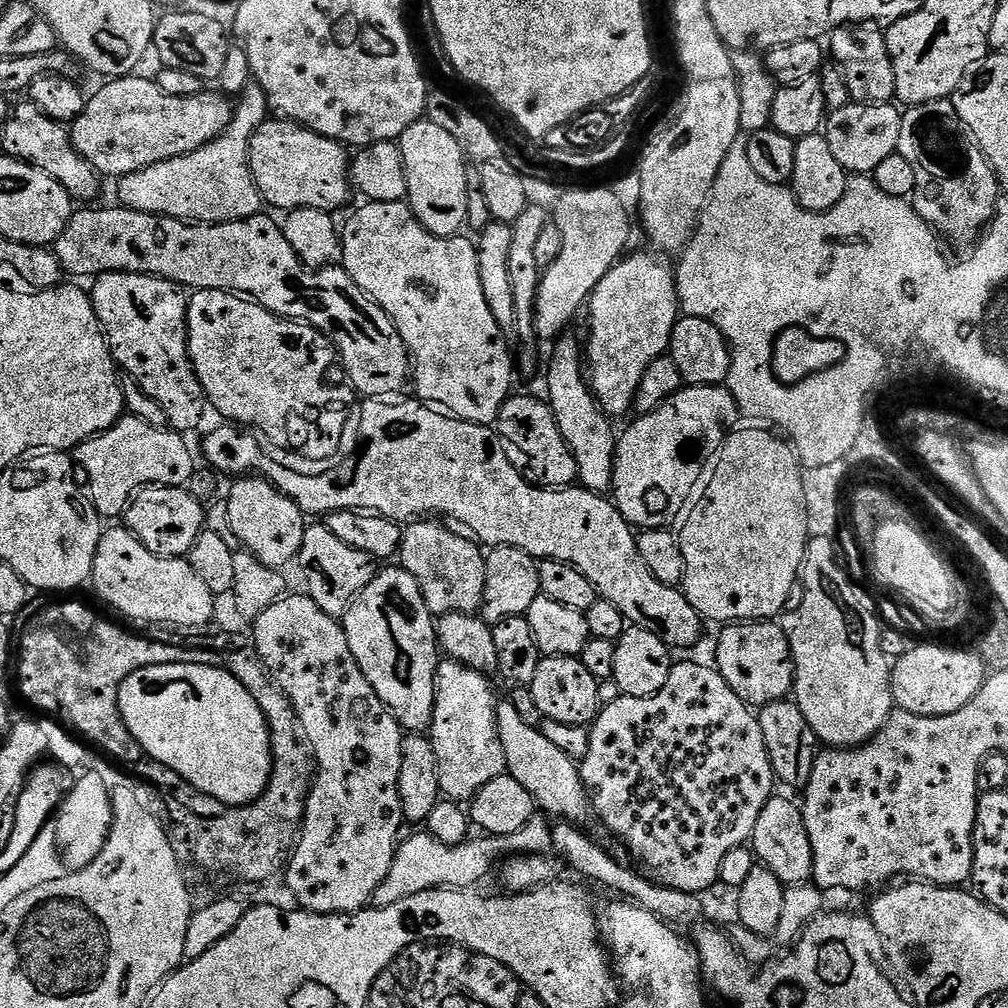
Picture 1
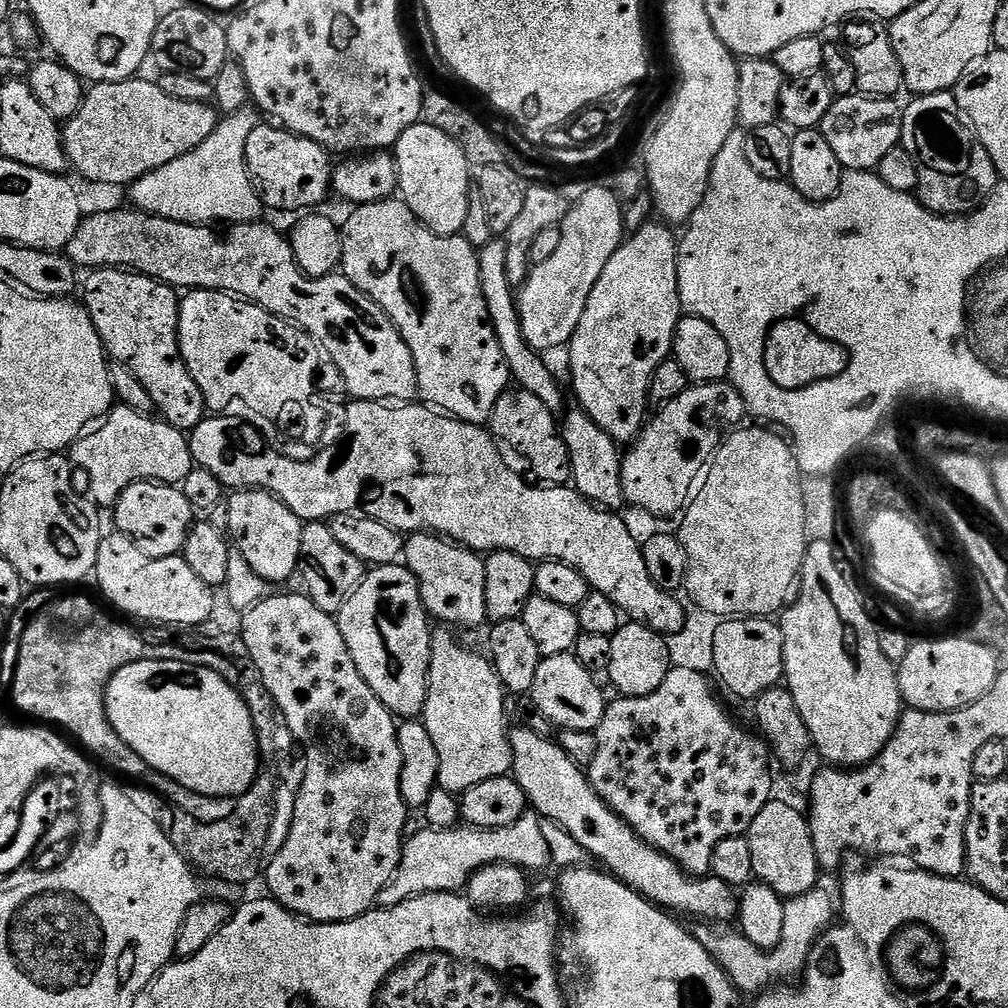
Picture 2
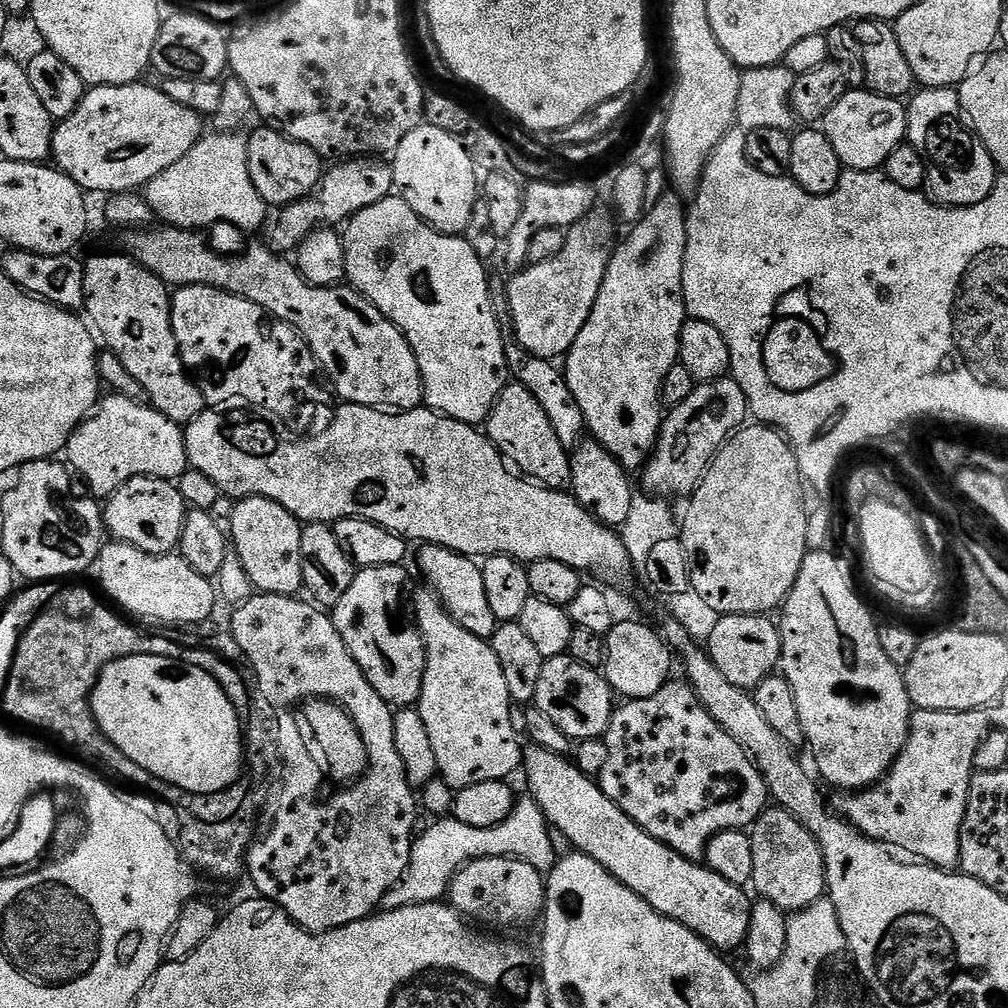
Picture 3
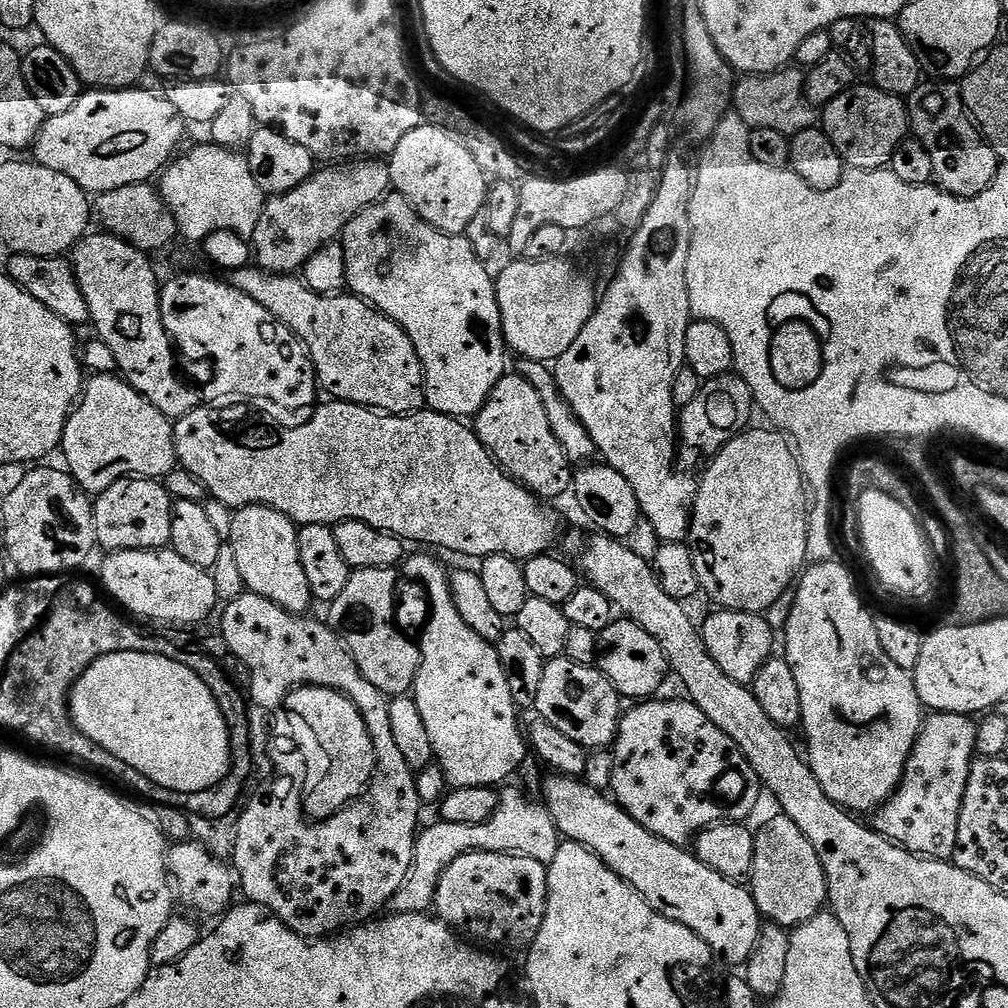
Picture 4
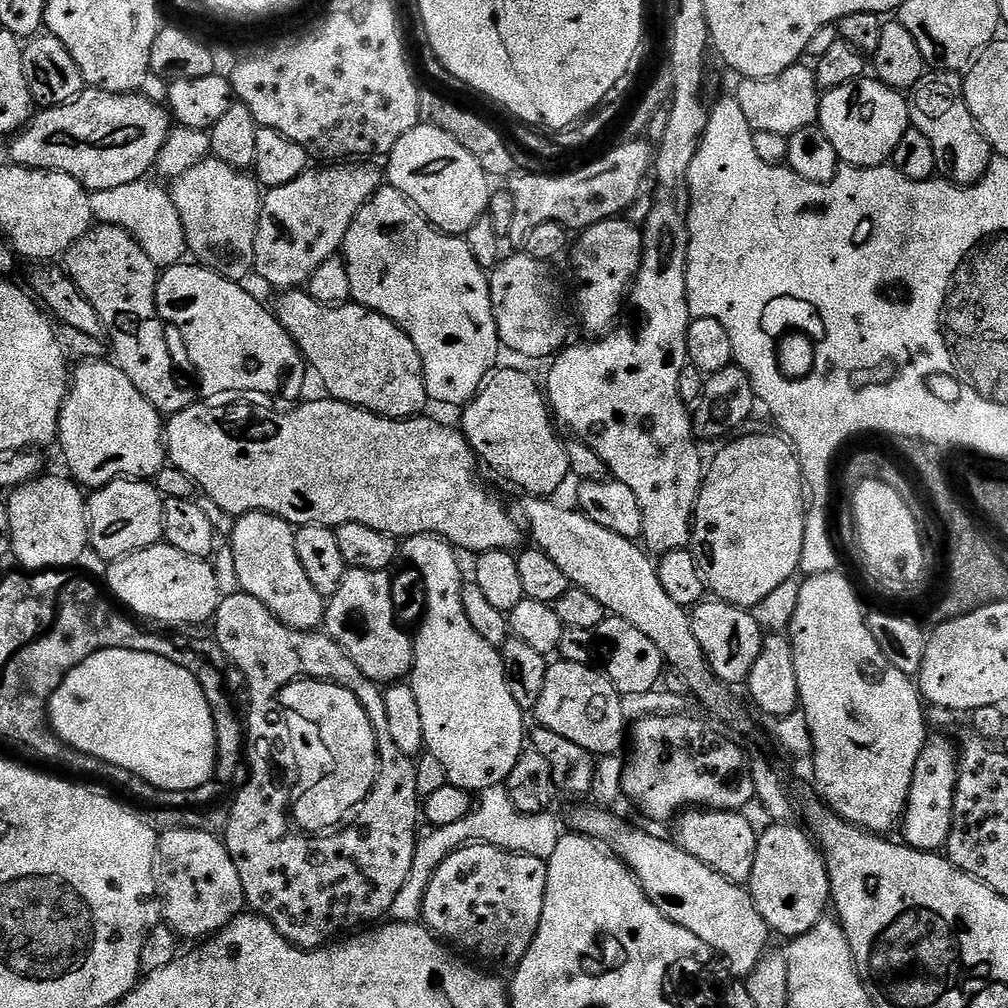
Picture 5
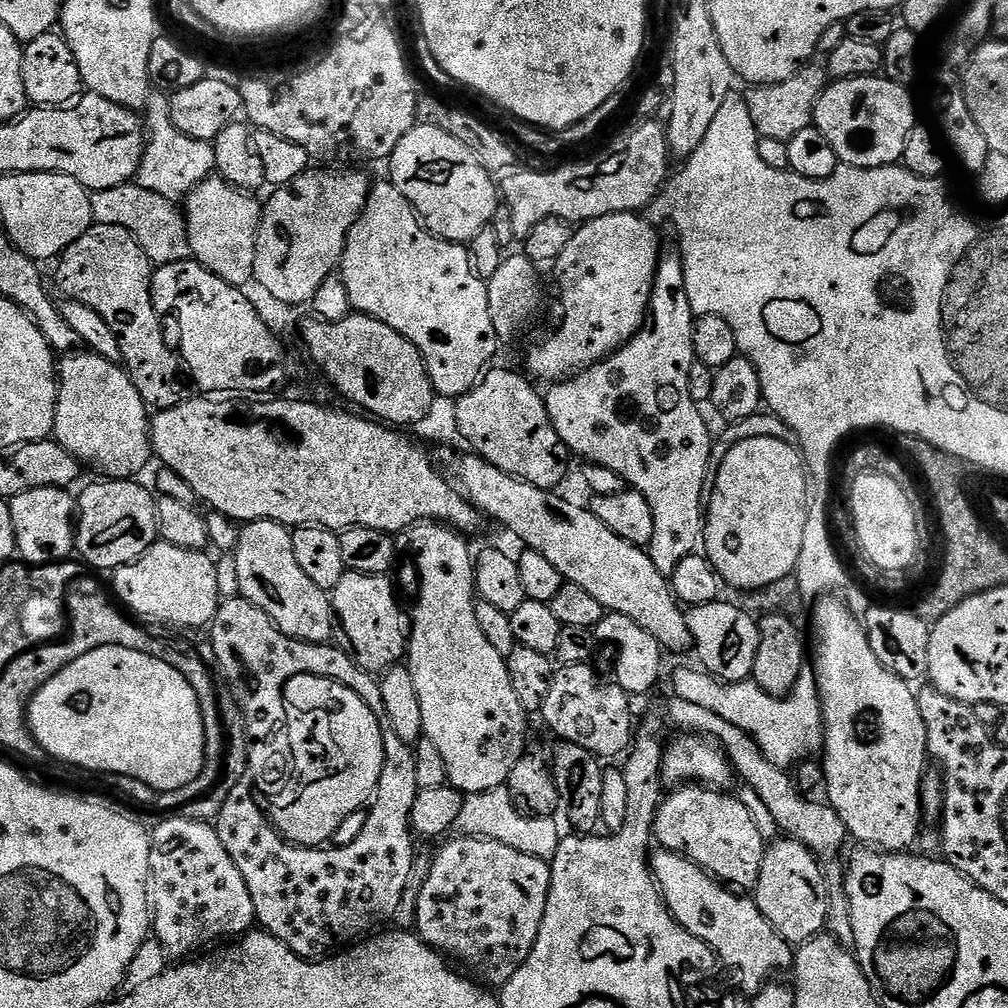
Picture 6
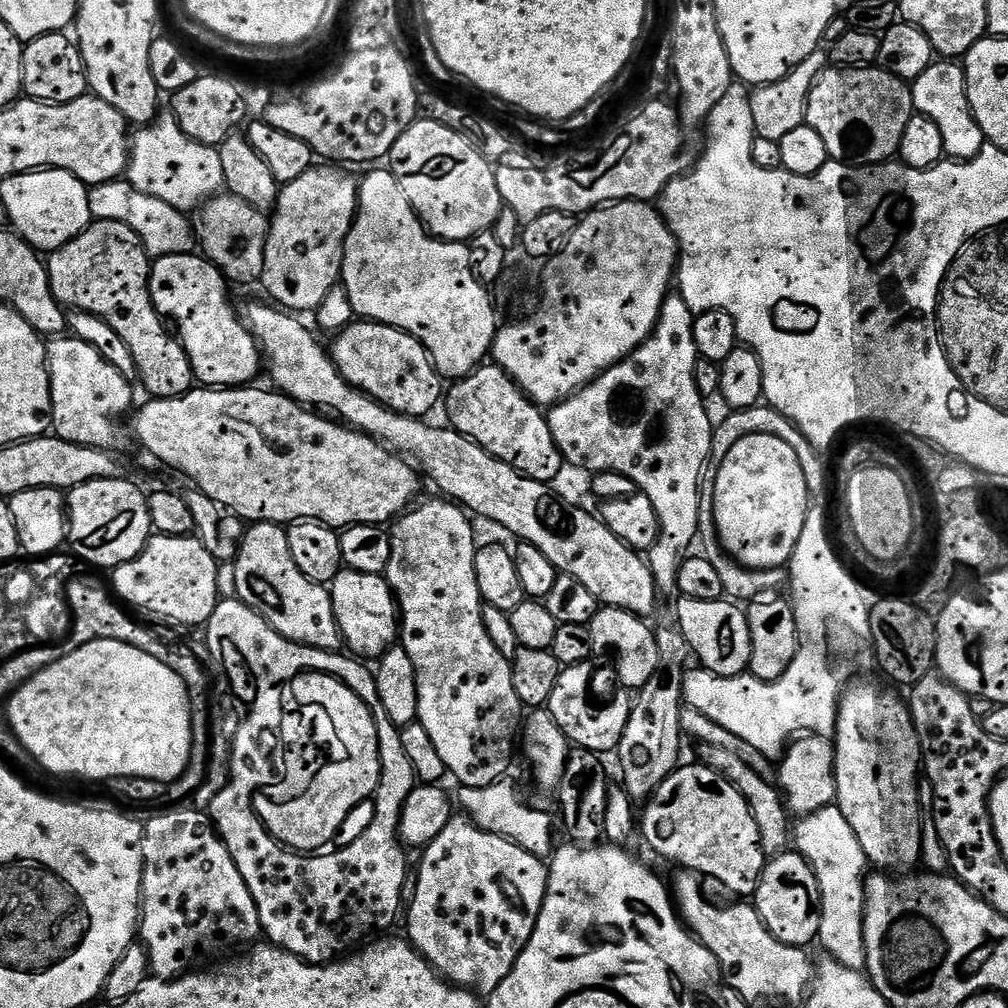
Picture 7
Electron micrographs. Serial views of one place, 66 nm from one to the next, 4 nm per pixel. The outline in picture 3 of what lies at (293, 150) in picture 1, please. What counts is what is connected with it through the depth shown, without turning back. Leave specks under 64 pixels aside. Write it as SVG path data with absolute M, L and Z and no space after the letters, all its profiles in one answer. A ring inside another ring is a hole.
M264 127L268 128L260 128L248 136L248 165L254 190L258 190L258 194L268 206L283 206L308 199L324 179L325 161L317 152L310 150L310 146L291 140L275 127Z

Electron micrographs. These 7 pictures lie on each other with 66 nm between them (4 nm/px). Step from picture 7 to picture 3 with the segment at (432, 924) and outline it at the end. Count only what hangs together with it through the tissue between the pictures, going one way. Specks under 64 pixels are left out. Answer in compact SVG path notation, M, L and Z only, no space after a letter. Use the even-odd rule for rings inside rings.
M482 858L471 860L457 872L448 887L447 899L461 917L469 921L477 920L472 921L477 925L524 928L535 920L537 923L538 917L543 913L545 891L545 877L538 870L534 870L534 866L510 858Z

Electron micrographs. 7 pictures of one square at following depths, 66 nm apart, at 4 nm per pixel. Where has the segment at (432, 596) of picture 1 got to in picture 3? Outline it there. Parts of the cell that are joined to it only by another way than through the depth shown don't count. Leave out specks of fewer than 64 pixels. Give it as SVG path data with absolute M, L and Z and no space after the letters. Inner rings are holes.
M425 544L419 550L420 572L428 579L427 587L435 592L450 618L454 618L454 622L458 622L462 630L470 630L470 634L491 641L498 621L494 618L494 610L490 610L490 602L482 586L481 565L473 557L458 554L441 544Z

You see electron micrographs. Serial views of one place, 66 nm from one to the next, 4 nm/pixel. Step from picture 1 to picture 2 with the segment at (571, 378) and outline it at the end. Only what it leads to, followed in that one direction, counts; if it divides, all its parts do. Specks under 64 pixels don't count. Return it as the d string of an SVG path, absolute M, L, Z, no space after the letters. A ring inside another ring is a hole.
M583 410L575 411L569 411L563 417L565 420L562 420L564 445L572 467L571 487L594 505L609 510L620 510L620 507L625 507L626 504L622 490L621 449L616 440L610 438L610 434L606 434L606 430L595 424Z

